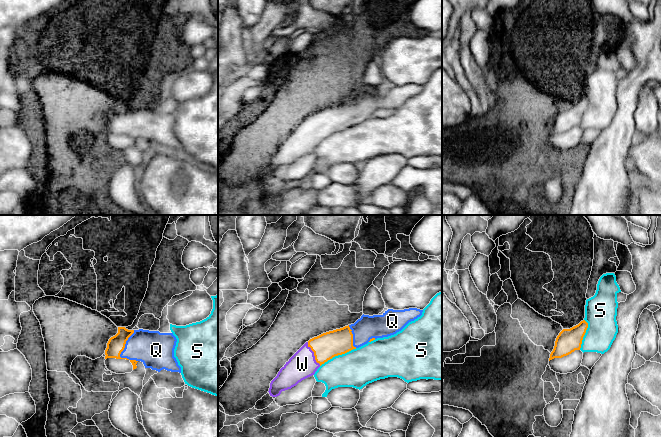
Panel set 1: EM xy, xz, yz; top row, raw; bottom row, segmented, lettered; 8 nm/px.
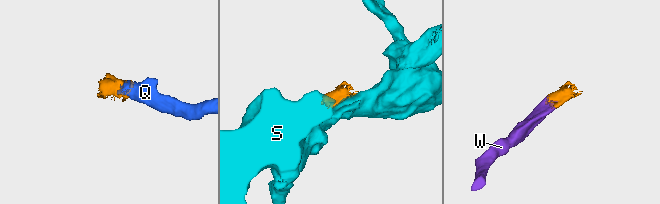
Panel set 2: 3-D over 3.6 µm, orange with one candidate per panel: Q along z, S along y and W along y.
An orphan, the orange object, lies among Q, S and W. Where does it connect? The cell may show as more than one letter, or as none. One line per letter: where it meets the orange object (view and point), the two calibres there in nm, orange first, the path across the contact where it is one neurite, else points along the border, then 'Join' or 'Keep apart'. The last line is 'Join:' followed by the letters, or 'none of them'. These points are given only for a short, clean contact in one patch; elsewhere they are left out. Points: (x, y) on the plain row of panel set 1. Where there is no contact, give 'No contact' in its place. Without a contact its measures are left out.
Q: Touches orange at xy (121, 127). Thickness 140 nm (orange) against 280 nm. Path across: xy (116, 120), (121, 127), (152, 124). Join
S: Touches orange at xz (338, 130). Thickness 200 nm (orange) against 300 nm. Keep apart
W: Touches orange at xz (314, 130). Thickness 200 nm (orange) against 220 nm. Path across: xz (326, 122), (314, 130), (302, 140). Join
Join: Q, W

